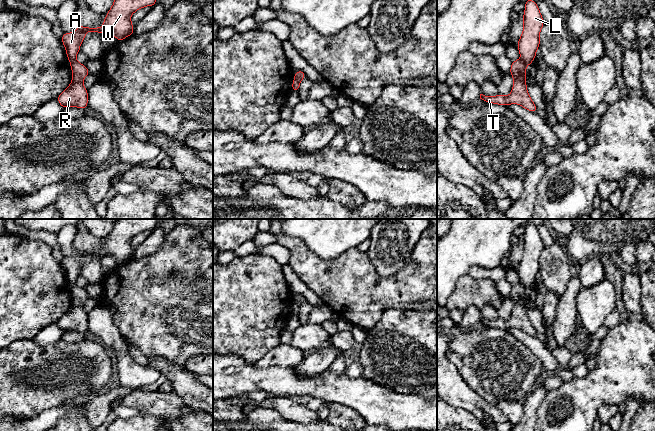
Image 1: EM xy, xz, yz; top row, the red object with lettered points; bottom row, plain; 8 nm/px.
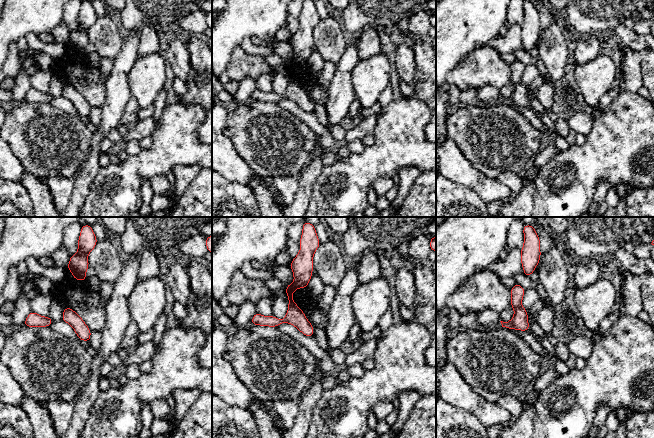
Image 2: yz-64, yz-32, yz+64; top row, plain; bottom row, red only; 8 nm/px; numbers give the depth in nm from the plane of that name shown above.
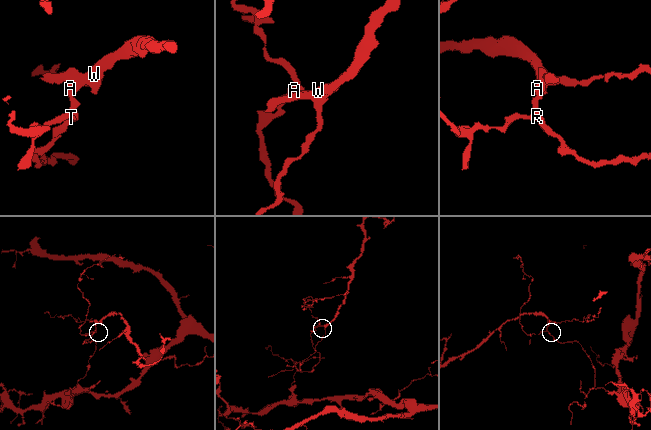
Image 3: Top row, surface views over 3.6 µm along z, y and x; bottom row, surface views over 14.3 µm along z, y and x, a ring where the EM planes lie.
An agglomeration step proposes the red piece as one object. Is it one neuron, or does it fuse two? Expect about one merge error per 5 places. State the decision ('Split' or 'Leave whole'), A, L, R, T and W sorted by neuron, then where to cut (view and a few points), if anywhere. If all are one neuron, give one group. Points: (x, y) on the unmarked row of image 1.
Split. Groups: A L W / R T. Split along yz (519, 283), (526, 289)

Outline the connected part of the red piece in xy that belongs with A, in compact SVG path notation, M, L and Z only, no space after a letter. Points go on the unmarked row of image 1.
M118 219L107 236L102 252L77 249L75 256L64 257L61 265L69 286L72 287L76 284L76 279L80 276L81 267L87 256L97 256L101 259L109 257L115 260L117 265L122 265L132 259L134 251L131 246L131 239L146 230L154 230L157 222L158 219Z

